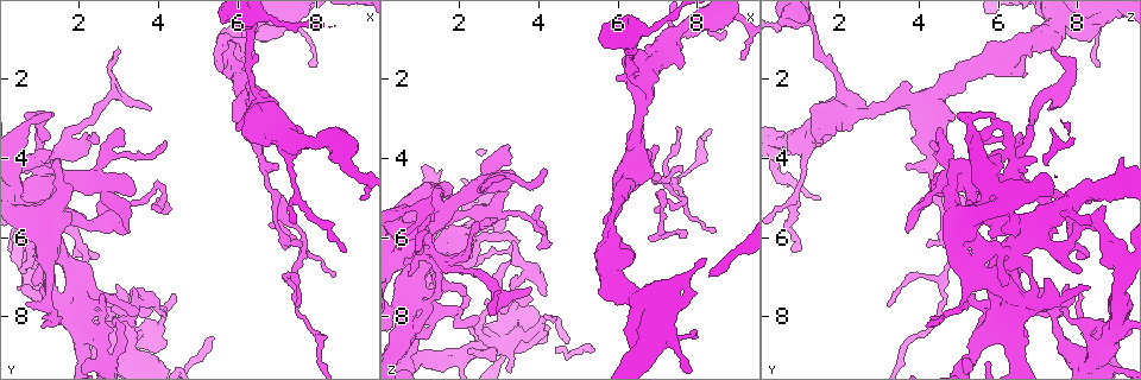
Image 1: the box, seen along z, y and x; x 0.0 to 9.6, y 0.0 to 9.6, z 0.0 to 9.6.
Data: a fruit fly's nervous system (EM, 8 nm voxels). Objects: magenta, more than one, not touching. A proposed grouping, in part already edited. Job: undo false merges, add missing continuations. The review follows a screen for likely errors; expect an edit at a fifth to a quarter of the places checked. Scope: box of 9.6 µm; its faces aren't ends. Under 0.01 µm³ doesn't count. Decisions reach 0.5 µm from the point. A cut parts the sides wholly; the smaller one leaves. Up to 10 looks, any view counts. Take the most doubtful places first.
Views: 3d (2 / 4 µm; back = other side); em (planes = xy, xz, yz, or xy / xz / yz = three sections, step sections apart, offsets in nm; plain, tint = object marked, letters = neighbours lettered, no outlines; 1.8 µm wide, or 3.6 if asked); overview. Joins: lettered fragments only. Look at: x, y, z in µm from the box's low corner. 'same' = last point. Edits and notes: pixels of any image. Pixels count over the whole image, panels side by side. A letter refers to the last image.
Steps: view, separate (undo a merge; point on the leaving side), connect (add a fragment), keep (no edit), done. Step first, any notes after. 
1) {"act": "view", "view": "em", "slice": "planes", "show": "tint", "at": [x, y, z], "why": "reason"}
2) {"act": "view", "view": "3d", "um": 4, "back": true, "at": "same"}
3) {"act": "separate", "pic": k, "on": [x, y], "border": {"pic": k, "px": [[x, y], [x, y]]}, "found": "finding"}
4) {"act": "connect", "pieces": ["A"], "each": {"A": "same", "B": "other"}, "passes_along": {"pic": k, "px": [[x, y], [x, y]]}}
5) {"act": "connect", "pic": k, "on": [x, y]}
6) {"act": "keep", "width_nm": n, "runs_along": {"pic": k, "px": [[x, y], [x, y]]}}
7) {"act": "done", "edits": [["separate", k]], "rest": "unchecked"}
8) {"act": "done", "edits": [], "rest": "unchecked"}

{"act": "view", "view": "em", "slice": "yz", "step": 8, "show": "letters", "at": [8.75, 6.35, 0.85], "why": "free end"}

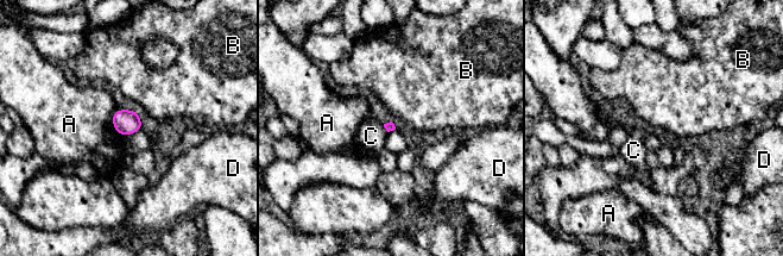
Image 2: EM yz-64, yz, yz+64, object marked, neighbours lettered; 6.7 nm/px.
{"act": "keep", "each": {"A": "other", "B": "other", "C": "other", "D": "other"}, "border": {"pic": 2, "px": [[383, 125], [387, 131]]}, "found": "no lettered fragment goes on from it"}

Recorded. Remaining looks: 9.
{"act": "view", "view": "3d", "um": 4, "at": [2.80, 1.80, 7.80], "why": "sharp bend"}

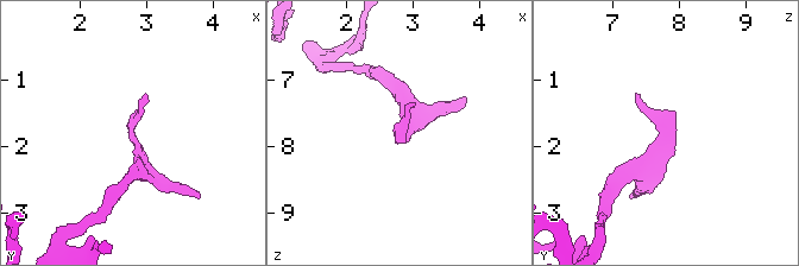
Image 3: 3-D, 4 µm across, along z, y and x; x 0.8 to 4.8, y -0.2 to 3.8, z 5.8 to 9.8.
{"act": "view", "view": "em", "slice": "xz", "step": 8, "show": "letters", "at": [2.75, 1.75, 7.80]}

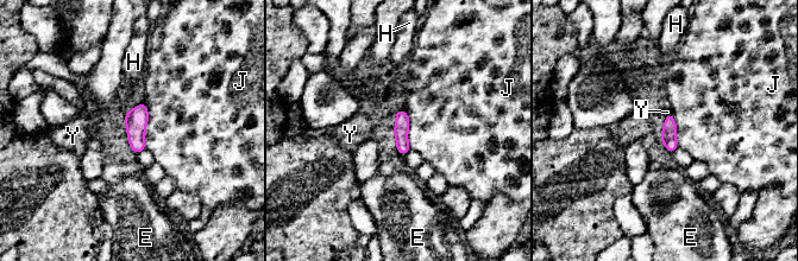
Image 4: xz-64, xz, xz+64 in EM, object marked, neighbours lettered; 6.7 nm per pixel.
{"act": "view", "view": "em", "slice": "planes", "show": "letters", "at": "same"}

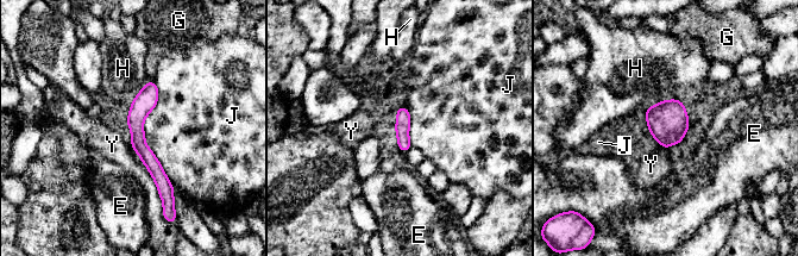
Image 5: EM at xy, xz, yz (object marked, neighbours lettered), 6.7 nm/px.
{"act": "keep", "each": {"E": "other", "G": "other", "H": "other", "J": "other", "Y": "other"}, "runs_along": {"pic": 5, "px": [[150, 83], [138, 144], [168, 188]]}, "found": "one cell here"}

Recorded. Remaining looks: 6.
{"act": "view", "view": "3d", "um": 4, "at": [1.15, 8.25, 4.25], "why": "thin end"}

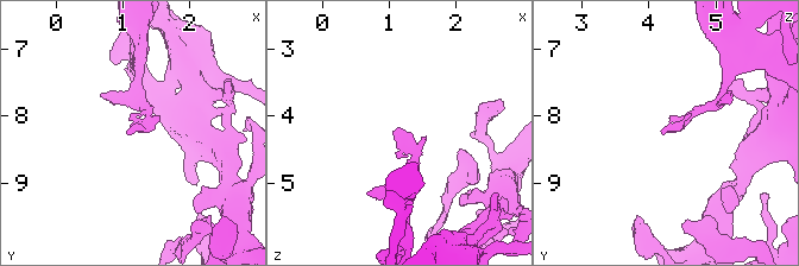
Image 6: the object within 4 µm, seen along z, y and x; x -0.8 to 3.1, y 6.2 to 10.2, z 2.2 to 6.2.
{"act": "view", "view": "em", "slice": "yz", "step": 16, "show": "tint", "at": [1.15, 8.20, 4.15], "why": "need the tissue"}

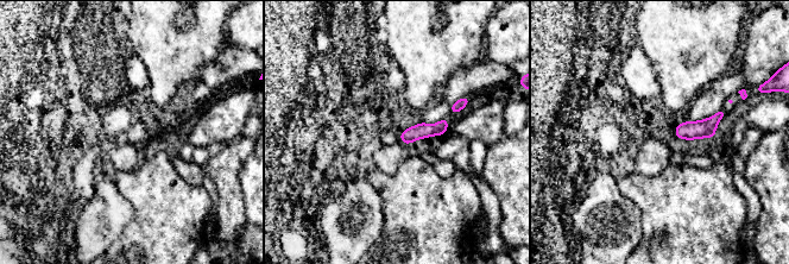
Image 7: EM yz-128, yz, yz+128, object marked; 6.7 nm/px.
{"act": "view", "view": "em", "slice": "planes", "show": "letters", "at": "same", "why": "another direction"}

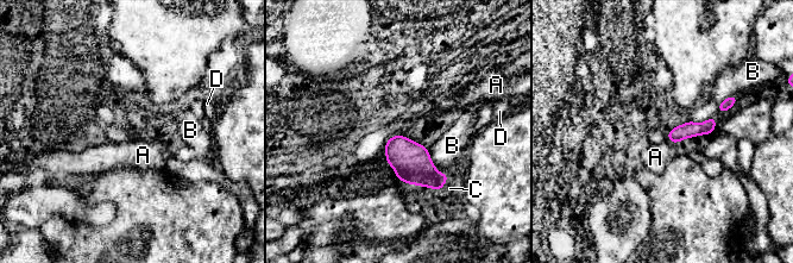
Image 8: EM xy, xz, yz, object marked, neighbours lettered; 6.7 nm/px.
{"act": "keep", "each": {"A": "other", "B": "other", "C": "other", "D": "other"}, "border": {"pic": 8, "px": [[668, 139], [673, 144]]}, "found": "no lettered fragment goes on from it"}

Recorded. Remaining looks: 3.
{"act": "view", "view": "3d", "um": 2, "at": [7.50, 7.65, 3.15], "why": "branch stops here"}

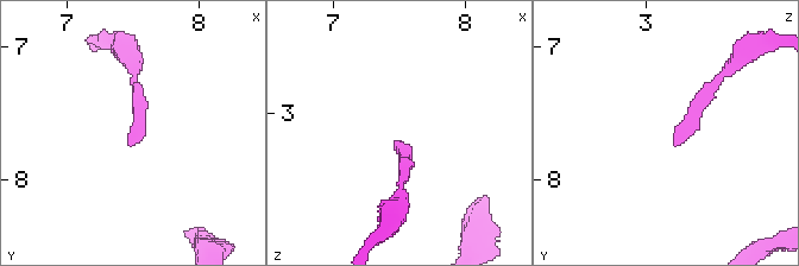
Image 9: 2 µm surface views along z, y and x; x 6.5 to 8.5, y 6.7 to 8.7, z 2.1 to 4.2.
{"act": "view", "view": "em", "slice": "planes", "show": "plain", "at": [7.44, 7.70, 3.20]}

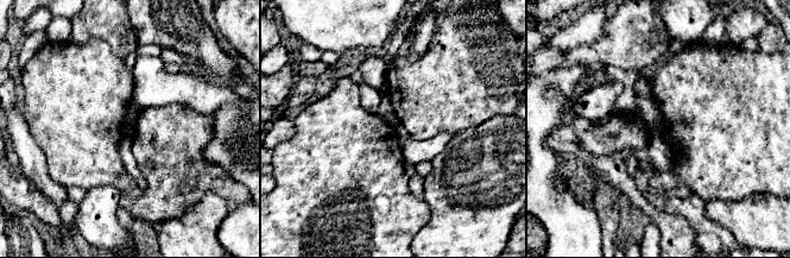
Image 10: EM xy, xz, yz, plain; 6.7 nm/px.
{"act": "view", "view": "em", "slice": "planes", "show": "letters", "at": "same", "why": "what lies round it"}

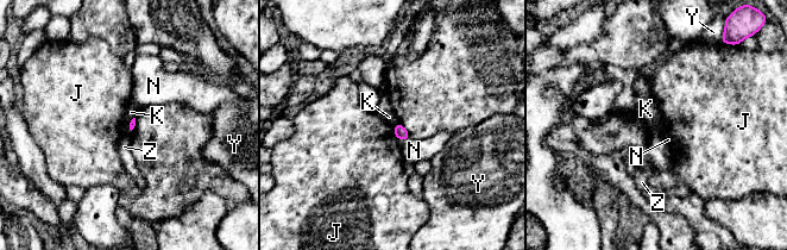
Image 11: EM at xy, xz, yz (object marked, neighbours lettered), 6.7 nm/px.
{"act": "keep", "each": {"J": "other", "K": "other", "N": "other", "Y": "other", "Z": "other"}, "border": {"pic": 11, "px": [[398, 122], [394, 126]]}, "found": "none of them fits"}

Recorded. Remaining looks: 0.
{"act": "done", "edits": [], "rest": "unchecked"}

